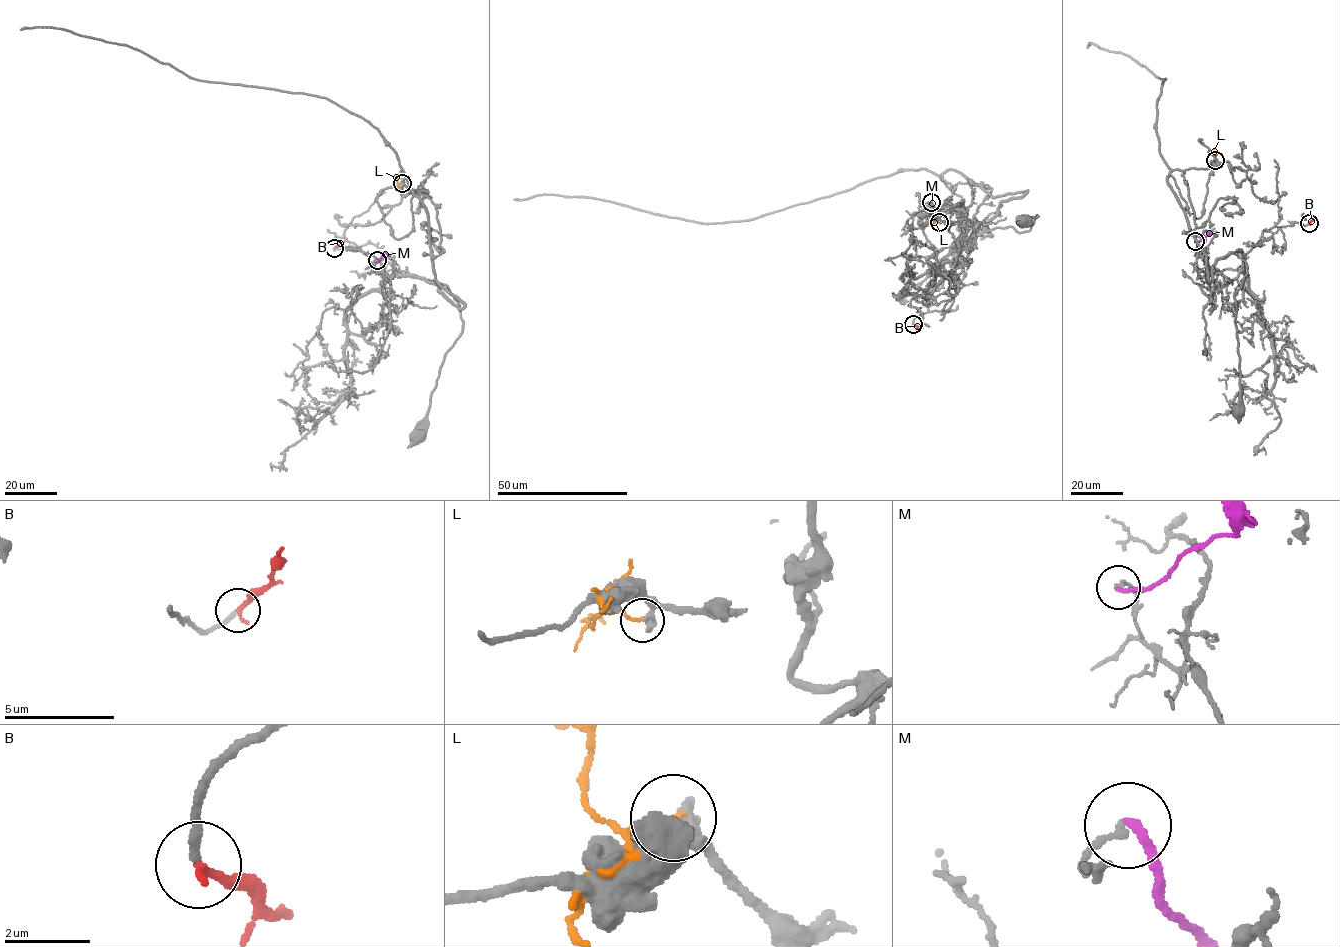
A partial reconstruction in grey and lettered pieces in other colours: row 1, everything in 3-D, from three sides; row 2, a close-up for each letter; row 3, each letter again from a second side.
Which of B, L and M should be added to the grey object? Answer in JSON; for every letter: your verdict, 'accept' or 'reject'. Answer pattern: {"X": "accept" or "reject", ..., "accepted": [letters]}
{"B": "accept", "L": "reject", "M": "reject", "accepted": ["B"]}

